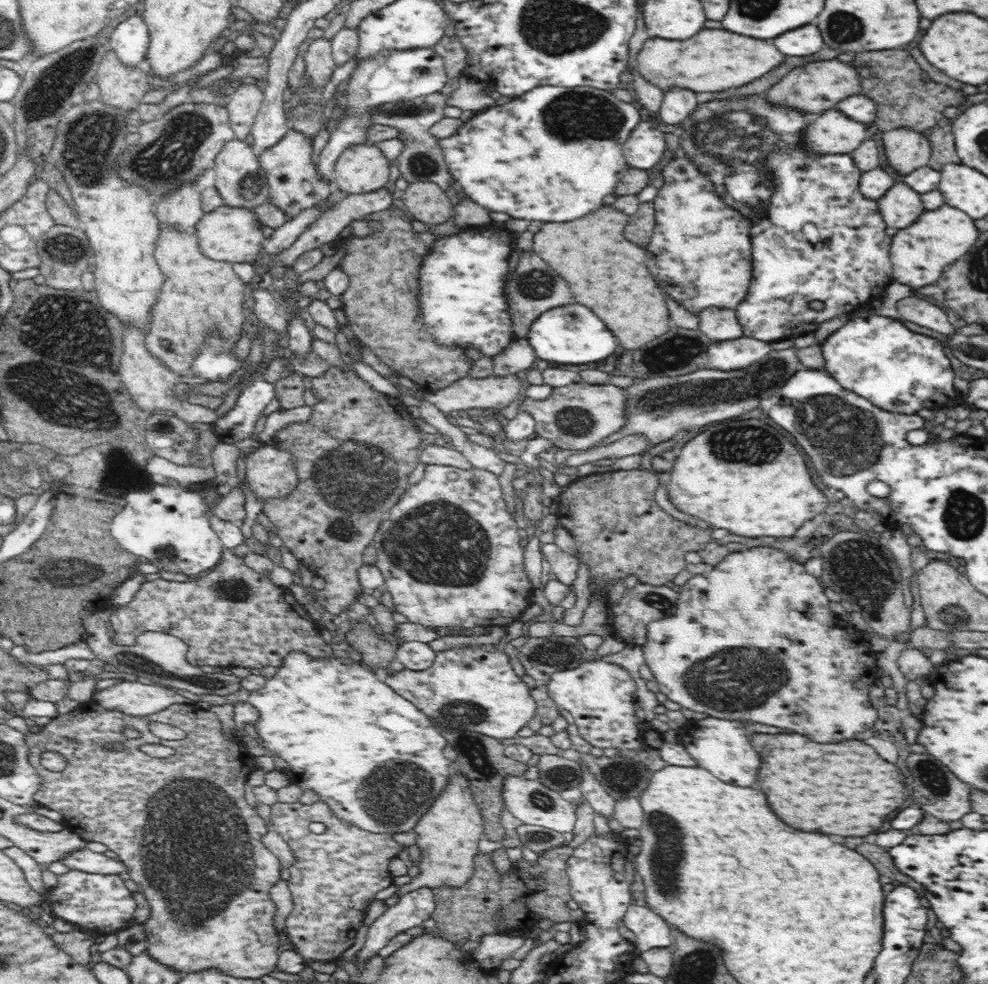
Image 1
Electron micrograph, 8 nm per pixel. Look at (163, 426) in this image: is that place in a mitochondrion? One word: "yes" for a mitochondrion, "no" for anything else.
no

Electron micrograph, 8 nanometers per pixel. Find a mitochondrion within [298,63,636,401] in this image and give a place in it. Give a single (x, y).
(577, 115)

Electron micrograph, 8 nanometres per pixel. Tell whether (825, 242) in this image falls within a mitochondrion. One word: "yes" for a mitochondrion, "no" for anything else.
no

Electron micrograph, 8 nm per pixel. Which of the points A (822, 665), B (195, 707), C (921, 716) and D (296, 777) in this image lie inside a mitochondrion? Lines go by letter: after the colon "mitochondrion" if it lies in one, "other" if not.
A: other
B: other
C: other
D: other

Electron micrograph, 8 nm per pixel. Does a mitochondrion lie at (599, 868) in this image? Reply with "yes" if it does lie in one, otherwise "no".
no

